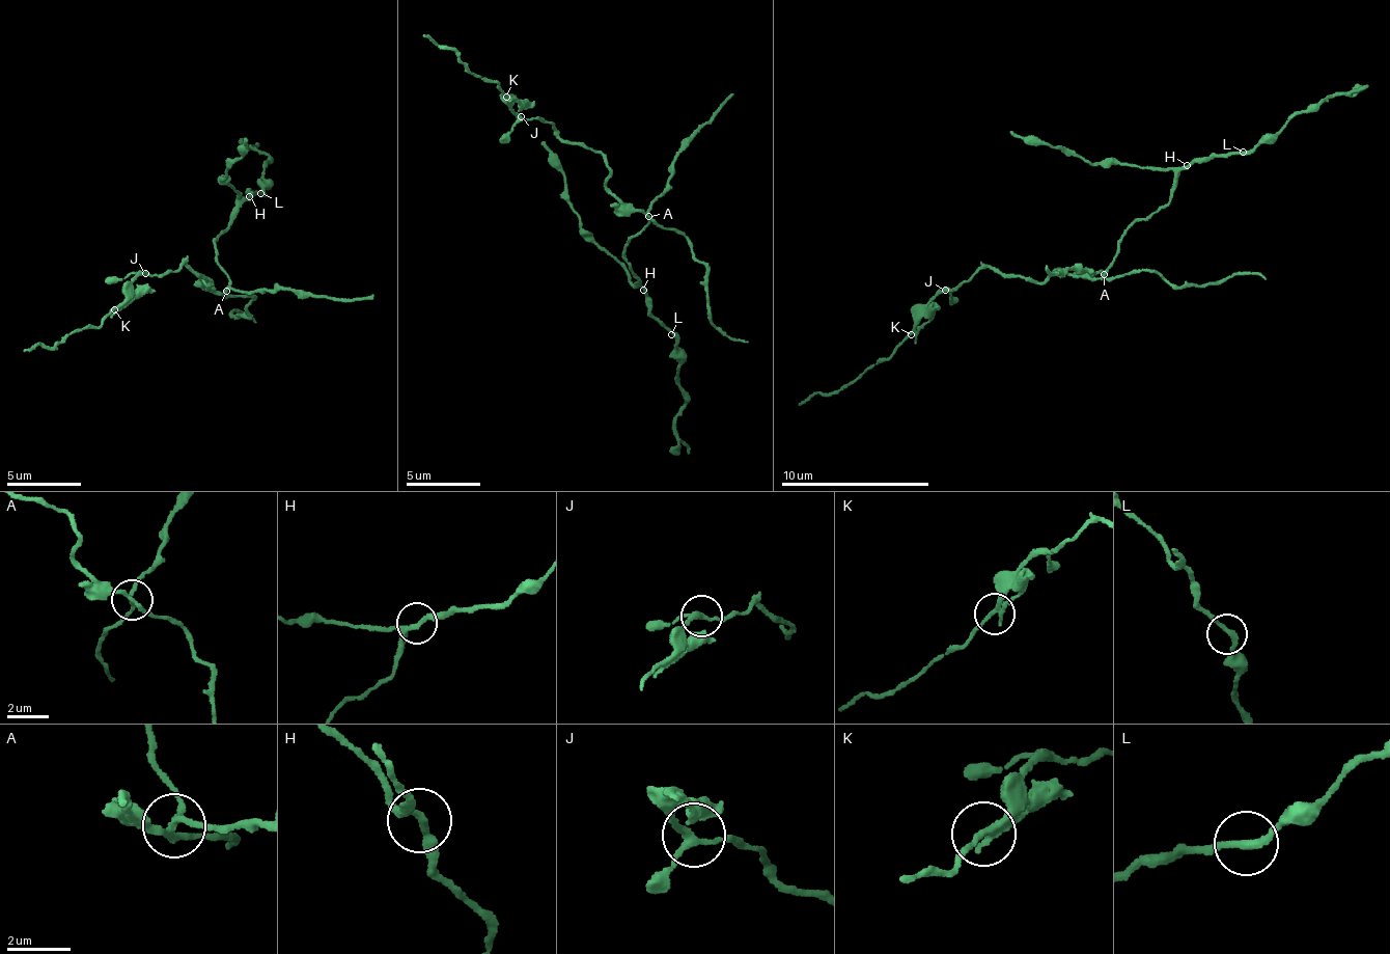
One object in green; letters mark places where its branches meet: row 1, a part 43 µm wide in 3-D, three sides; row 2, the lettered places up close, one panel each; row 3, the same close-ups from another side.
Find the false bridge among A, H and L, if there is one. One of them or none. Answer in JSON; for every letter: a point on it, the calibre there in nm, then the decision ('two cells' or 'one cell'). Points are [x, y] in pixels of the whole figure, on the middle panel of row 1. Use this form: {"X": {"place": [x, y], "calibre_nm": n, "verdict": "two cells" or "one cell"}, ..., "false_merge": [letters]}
{"A": {"place": [648, 216], "calibre_nm": 190, "verdict": "two cells"}, "H": {"place": [643, 290], "calibre_nm": 190, "verdict": "one cell"}, "L": {"place": [671, 334], "calibre_nm": 220, "verdict": "one cell"}, "false_merge": ["A"]}

